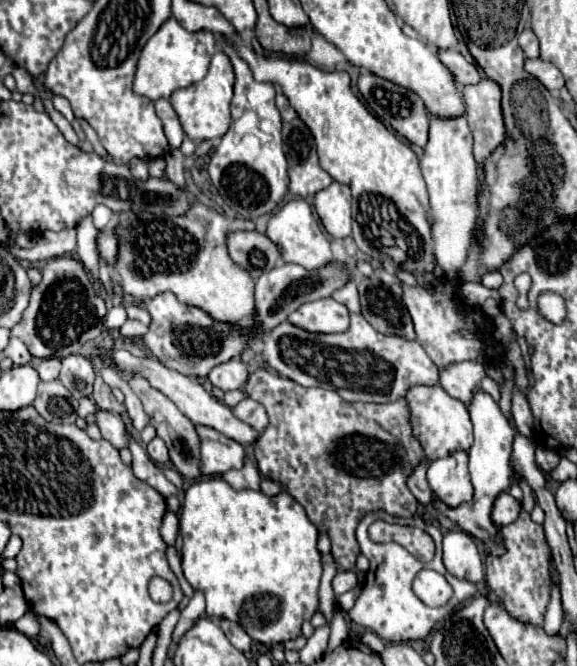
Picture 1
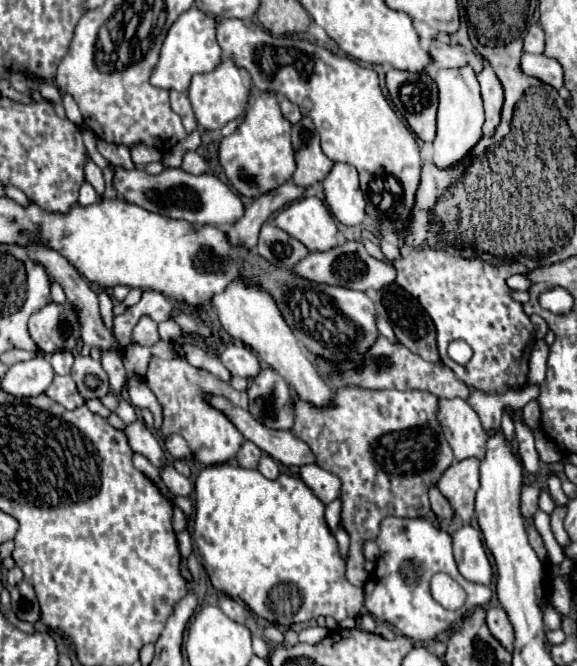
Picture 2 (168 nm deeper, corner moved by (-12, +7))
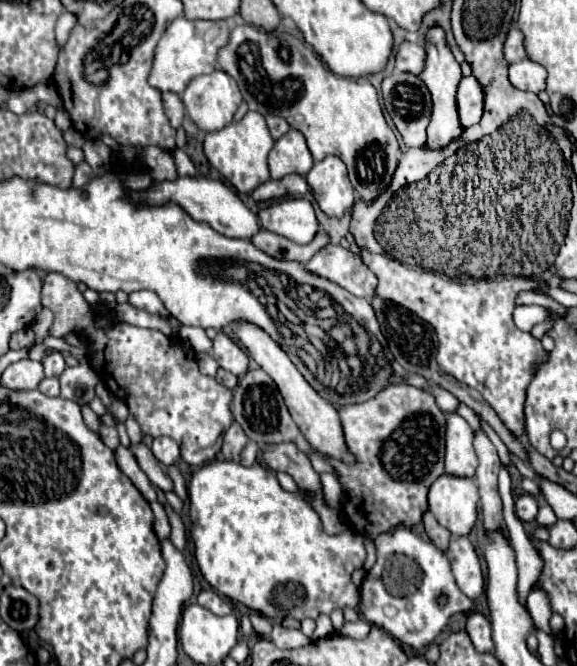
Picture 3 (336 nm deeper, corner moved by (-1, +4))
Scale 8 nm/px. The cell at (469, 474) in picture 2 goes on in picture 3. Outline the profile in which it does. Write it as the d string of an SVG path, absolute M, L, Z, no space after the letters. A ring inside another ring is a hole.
M441 475L429 489L429 511L453 535L467 535L477 521L479 489L471 477Z

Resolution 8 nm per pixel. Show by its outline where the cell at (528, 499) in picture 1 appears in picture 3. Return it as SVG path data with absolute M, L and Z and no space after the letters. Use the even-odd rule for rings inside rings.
M541 503L539 505L539 513L537 513L537 519L535 519L539 525L543 525L543 527L551 527L555 521L557 521L557 517L555 517L555 513L553 513L553 509L547 505L547 503Z

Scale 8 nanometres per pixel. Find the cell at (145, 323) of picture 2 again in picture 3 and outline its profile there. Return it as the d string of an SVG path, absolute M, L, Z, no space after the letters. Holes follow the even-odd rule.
M49 273L43 281L43 305L55 315L51 335L65 337L67 333L83 333L91 337L89 353L101 381L113 395L125 399L129 411L141 425L143 435L167 435L181 447L181 459L189 465L203 465L215 457L217 451L205 451L219 443L223 431L233 423L231 397L233 393L219 385L213 377L199 371L195 351L175 337L167 337L157 329L141 329L129 323L103 317L77 291L77 283L61 273Z

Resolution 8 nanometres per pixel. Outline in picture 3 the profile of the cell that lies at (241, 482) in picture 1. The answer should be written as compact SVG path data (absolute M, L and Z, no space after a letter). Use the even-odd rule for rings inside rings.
M233 423L225 433L223 433L223 447L221 453L225 455L227 461L235 461L239 463L241 459L241 451L247 445L247 435L241 431L241 427L237 427L237 423Z

